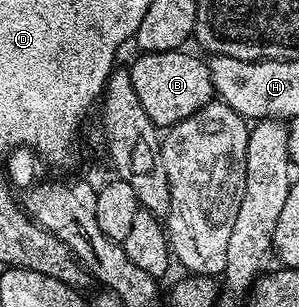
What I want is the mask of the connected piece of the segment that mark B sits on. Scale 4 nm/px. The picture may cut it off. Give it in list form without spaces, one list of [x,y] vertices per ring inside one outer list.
[[[188,50],[173,52],[145,52],[136,55],[136,60],[129,65],[133,78],[133,90],[145,106],[145,114],[160,129],[166,130],[171,125],[197,114],[215,96],[213,78],[209,78],[207,60],[202,55],[194,56]]]

